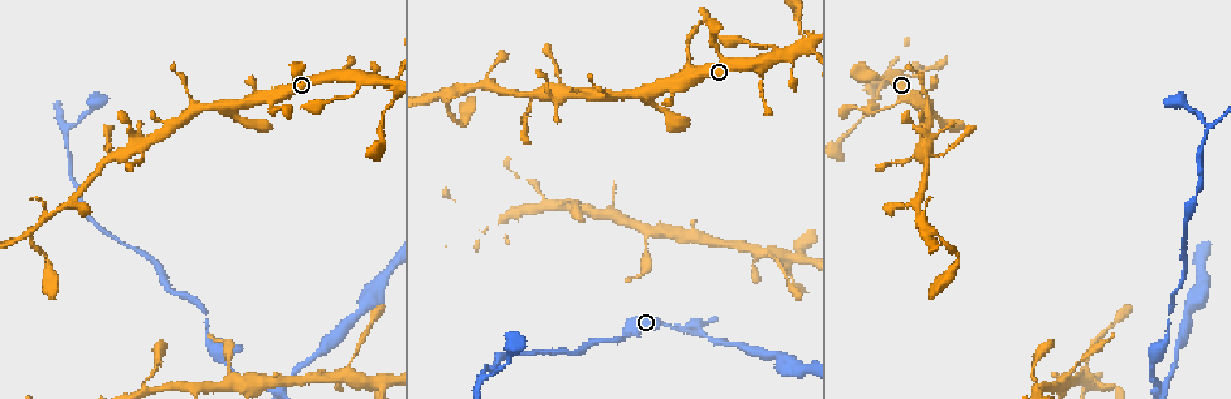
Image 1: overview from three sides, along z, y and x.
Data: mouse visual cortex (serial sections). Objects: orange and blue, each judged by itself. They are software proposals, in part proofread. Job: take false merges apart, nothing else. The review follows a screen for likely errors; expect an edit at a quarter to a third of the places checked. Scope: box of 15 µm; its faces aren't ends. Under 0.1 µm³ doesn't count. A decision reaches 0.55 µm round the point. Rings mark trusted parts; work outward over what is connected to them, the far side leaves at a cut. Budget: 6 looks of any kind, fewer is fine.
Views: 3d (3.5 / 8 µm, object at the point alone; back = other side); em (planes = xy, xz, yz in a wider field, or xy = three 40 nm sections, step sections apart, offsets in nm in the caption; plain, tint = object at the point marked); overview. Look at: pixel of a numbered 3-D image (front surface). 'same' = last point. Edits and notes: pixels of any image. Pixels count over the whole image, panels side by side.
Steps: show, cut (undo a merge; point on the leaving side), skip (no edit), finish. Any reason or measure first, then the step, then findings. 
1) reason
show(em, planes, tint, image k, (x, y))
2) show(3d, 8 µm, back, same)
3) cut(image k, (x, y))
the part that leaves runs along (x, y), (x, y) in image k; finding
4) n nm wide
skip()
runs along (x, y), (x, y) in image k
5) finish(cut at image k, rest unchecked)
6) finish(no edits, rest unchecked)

three-way junction
show(3d, 3.5 µm, image 1, (690, 71))

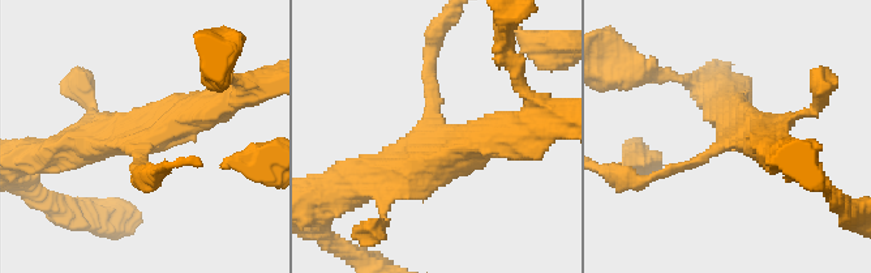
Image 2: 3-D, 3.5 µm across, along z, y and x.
3 arms; arms of 150, 400, 400 nm
show(em, xy, step 2, tint, image 2, (149, 136))

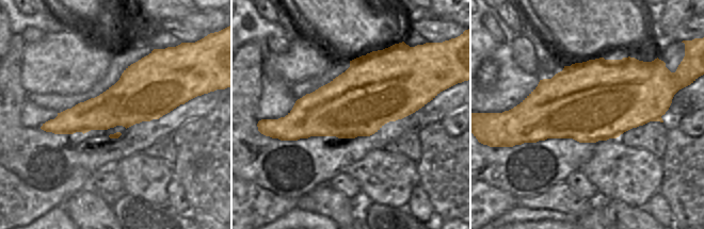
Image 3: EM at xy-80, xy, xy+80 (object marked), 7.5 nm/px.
skip()
all the same cell

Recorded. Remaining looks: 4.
show(3d, 3.5 µm, image 1, (205, 314))

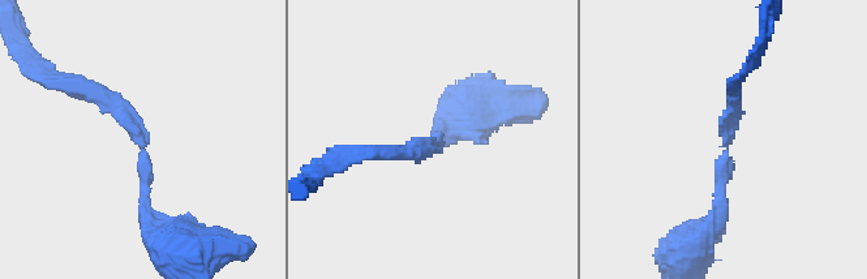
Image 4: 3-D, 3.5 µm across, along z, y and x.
show(em, planes, tint, image 4, (726, 144))

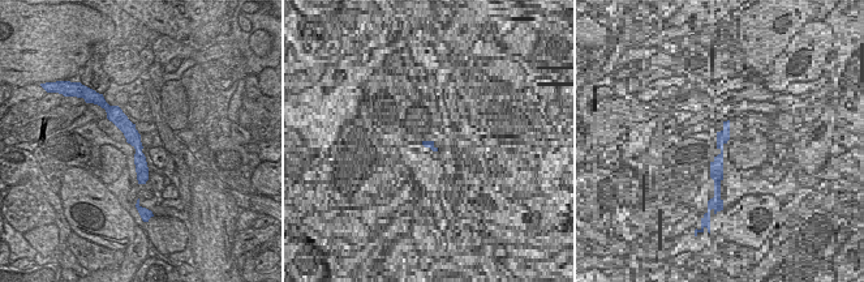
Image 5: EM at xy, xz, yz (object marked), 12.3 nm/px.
show(em, xy, step 3, tint, same)

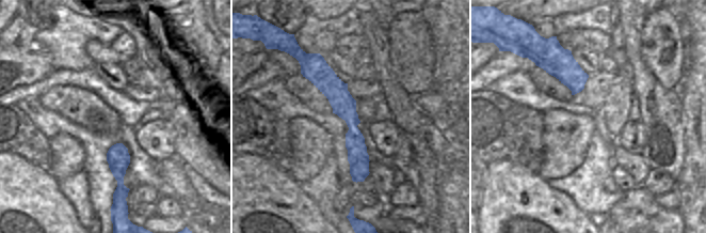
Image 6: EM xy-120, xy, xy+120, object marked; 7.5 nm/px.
arms of 150, 200 nm
skip()
runs along (316, 58), (352, 120), (360, 179) in image 6; all the same cell

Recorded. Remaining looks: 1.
a fork
show(3d, 3.5 µm, back, image 1, (565, 92))

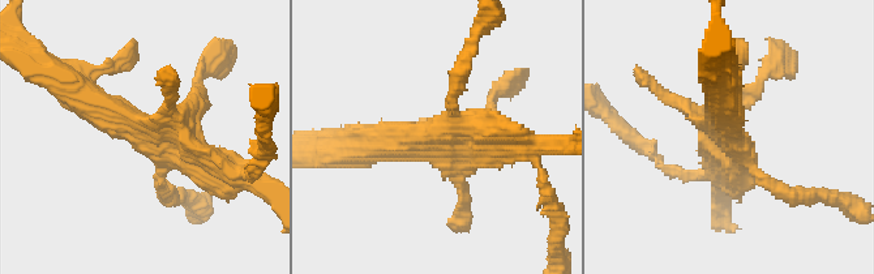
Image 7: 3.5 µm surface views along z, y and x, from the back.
skip()
runs along (73, 89), (165, 150), (217, 162) in image 7; continuous, no second cell

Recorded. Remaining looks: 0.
finish(no edits, rest unchecked)

